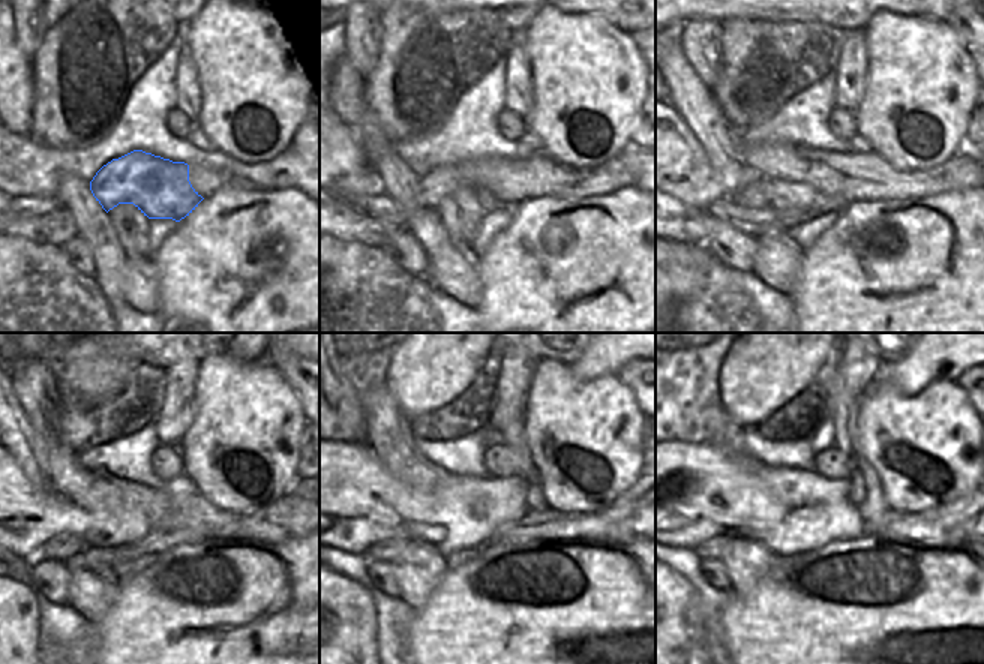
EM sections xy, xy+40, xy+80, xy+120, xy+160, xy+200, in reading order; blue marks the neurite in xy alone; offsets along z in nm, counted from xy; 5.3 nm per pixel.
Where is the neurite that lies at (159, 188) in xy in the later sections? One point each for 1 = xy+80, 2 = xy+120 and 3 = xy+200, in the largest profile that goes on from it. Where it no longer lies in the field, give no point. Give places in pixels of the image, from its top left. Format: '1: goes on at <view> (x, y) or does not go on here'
1: goes on at xy+80 (753, 195)
2: goes on at xy+120 (62, 547)
3: goes on at xy+200 (713, 549)

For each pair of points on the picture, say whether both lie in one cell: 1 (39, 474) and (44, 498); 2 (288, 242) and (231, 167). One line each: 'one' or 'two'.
1: two
2: two

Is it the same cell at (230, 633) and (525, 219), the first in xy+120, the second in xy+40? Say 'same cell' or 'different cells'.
same cell

